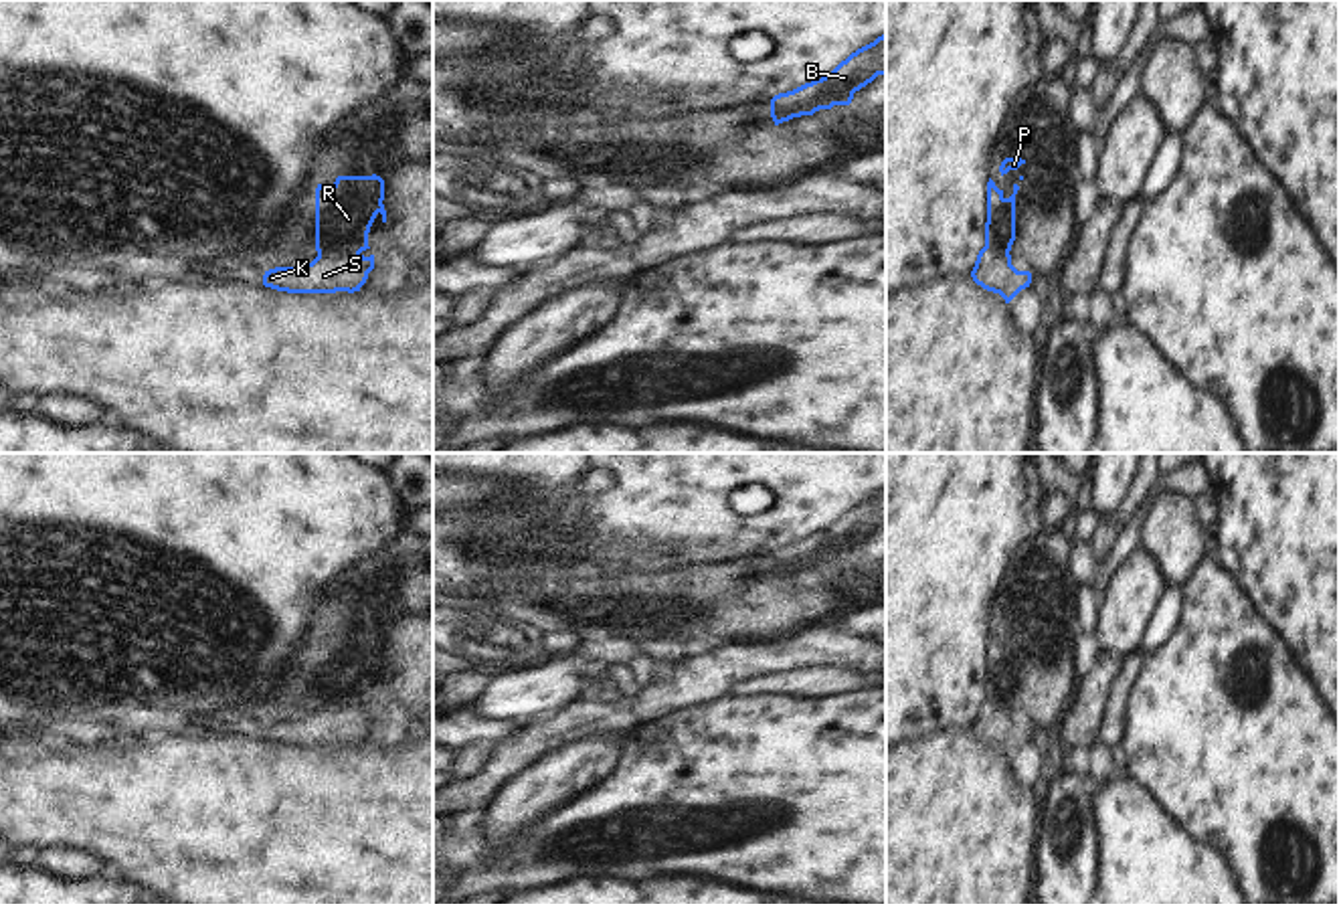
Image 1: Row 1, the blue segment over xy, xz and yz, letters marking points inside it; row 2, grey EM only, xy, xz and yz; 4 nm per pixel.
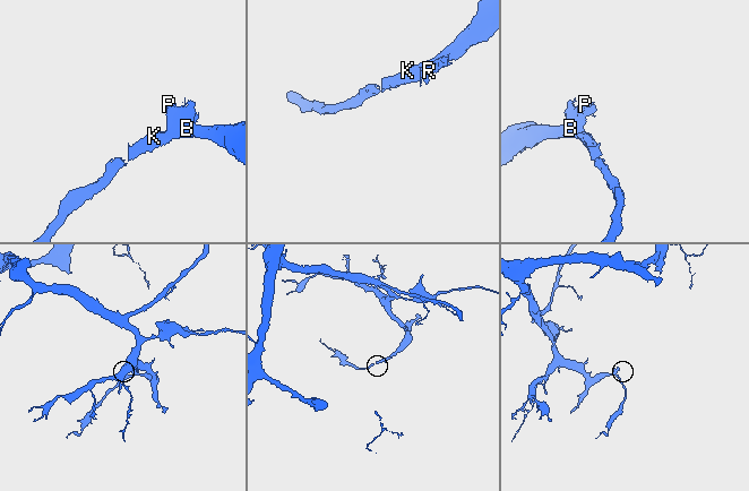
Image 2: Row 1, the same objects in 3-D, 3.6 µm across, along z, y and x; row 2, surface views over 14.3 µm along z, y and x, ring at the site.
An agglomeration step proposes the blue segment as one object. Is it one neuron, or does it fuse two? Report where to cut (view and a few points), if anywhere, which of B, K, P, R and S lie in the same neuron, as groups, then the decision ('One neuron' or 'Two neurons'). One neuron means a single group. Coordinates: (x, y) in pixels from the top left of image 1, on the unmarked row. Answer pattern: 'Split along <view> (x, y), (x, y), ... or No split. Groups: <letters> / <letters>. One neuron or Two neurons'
Split along xz (820, 561), (816, 557), (793, 557), (787, 563). Groups: B K S / P R. Two neurons.

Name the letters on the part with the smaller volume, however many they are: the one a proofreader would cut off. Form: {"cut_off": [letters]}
{"cut_off": ["P", "R"]}

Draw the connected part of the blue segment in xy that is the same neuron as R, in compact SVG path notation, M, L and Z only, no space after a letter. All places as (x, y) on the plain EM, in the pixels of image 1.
M376 627L372 629L338 629L336 635L326 641L318 637L316 641L316 704L318 708L324 704L338 704L344 708L360 708L368 700L368 686L376 671L382 667L382 675L386 675L384 663L384 633Z

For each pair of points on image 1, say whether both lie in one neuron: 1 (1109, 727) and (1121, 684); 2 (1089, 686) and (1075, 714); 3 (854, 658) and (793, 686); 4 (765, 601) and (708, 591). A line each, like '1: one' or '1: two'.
1: one
2: one
3: two
4: one

